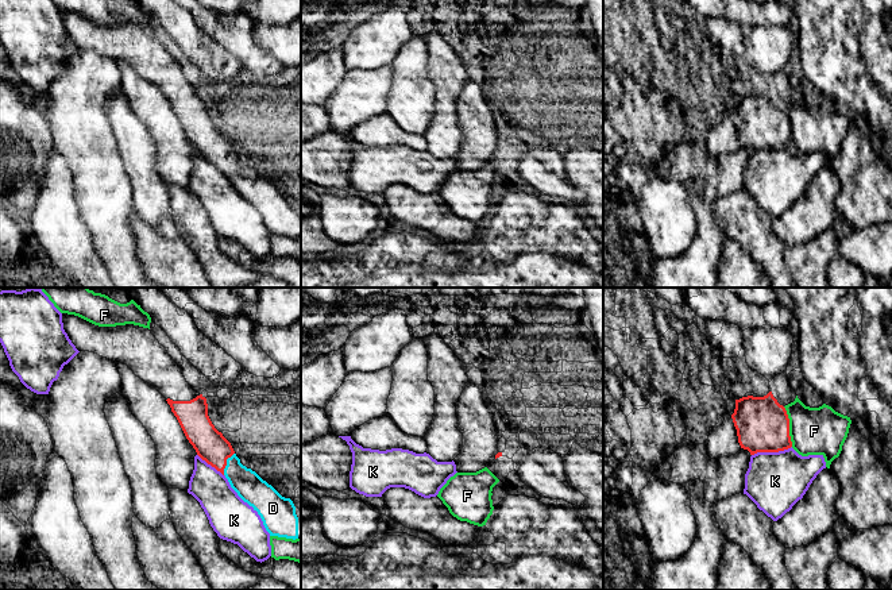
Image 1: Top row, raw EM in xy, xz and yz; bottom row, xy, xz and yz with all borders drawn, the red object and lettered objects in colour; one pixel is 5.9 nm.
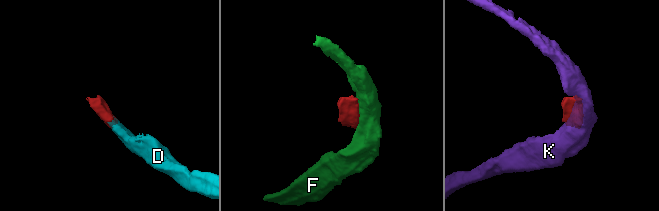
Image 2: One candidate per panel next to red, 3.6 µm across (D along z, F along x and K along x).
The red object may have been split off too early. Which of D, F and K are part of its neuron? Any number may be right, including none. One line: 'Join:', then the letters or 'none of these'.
Join: D

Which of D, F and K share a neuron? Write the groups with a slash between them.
D / F / K

